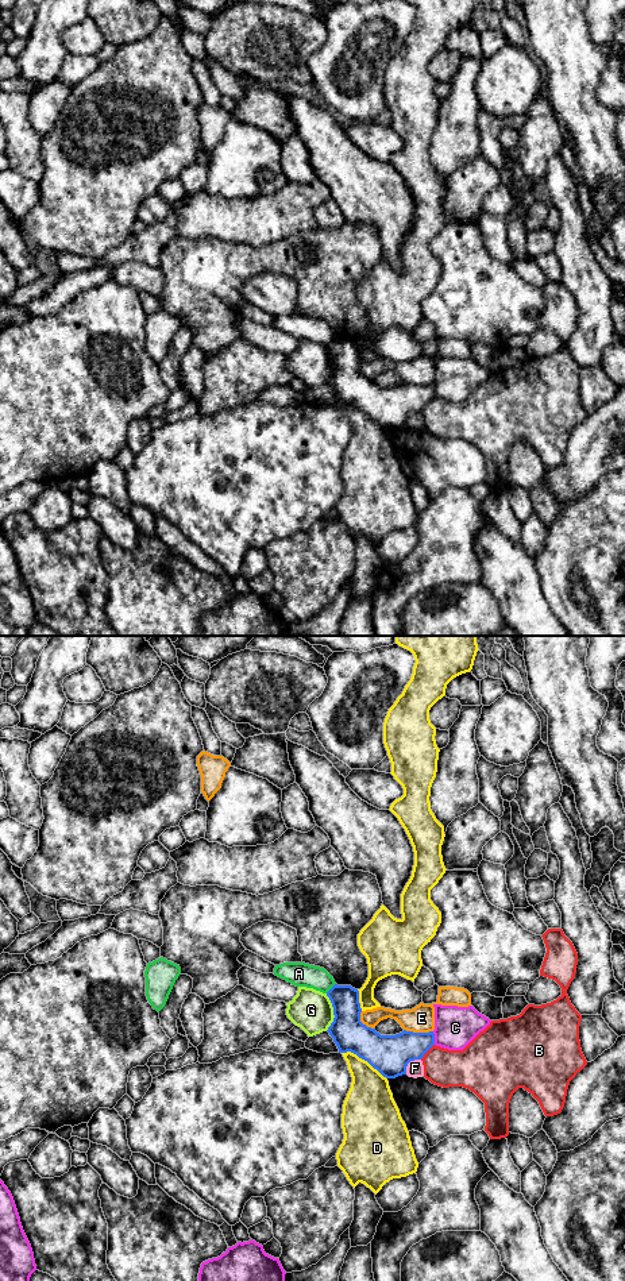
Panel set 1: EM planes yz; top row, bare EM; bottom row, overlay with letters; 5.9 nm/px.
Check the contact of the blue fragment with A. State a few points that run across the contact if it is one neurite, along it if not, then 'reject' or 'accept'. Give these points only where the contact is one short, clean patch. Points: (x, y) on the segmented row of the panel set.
line yz (335, 983), (325, 992); reject

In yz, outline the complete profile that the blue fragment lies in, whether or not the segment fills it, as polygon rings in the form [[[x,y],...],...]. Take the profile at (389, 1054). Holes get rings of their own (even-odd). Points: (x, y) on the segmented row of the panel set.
[[[335,984],[328,992],[333,1007],[333,1022],[328,1027],[339,1053],[351,1052],[367,1061],[386,1079],[406,1074],[410,1061],[421,1060],[435,1045],[435,1034],[404,1030],[396,1035],[381,1035],[360,1022],[359,991]]]

